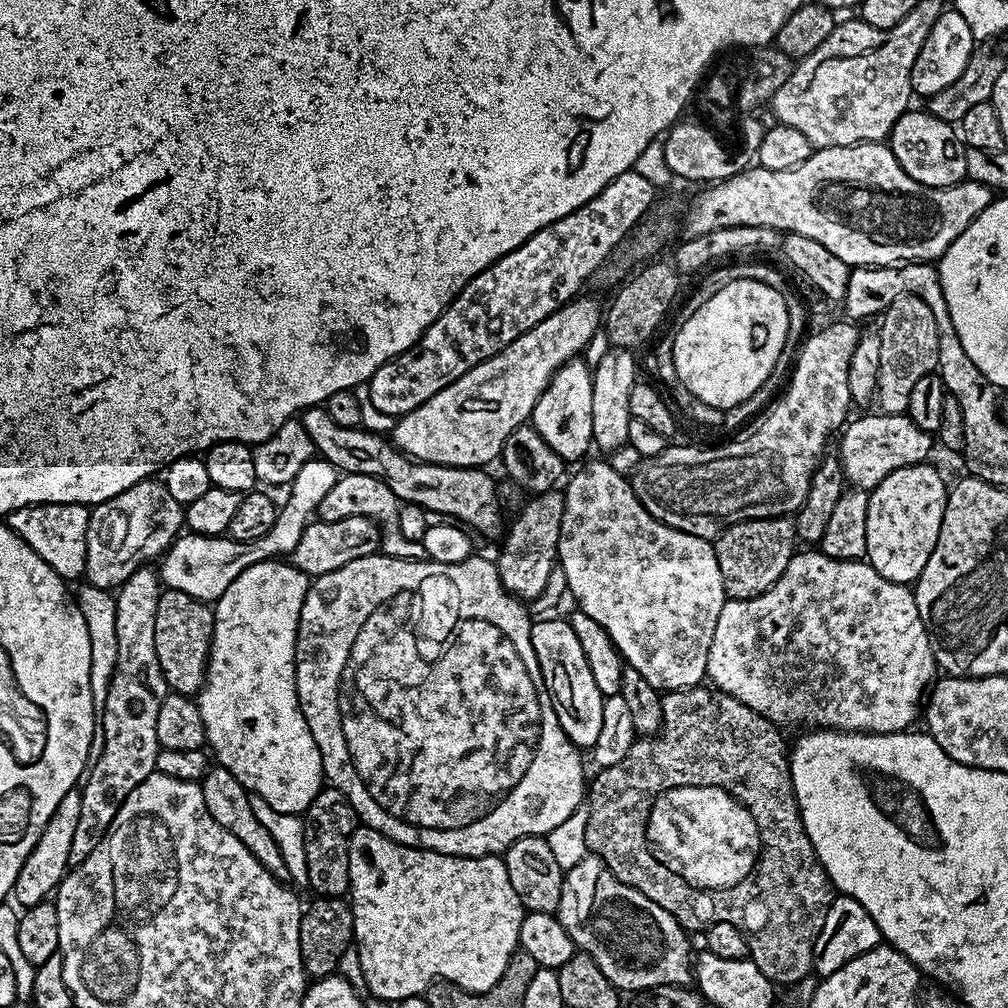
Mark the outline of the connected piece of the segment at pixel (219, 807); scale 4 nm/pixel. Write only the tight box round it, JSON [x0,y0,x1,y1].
[199,766,287,882]

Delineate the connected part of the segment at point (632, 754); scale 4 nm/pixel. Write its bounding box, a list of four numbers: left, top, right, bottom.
[586,686,834,981]

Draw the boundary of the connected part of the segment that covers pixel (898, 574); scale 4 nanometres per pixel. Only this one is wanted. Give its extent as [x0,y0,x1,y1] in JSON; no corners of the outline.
[866,463,949,585]

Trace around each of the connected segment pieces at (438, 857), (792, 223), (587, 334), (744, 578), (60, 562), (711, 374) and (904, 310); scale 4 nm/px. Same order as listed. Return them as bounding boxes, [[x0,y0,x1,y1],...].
[[348,826,525,1002],[683,142,994,266],[390,299,602,468],[714,516,798,600],[6,504,89,582],[672,280,788,410],[875,296,940,416]]

